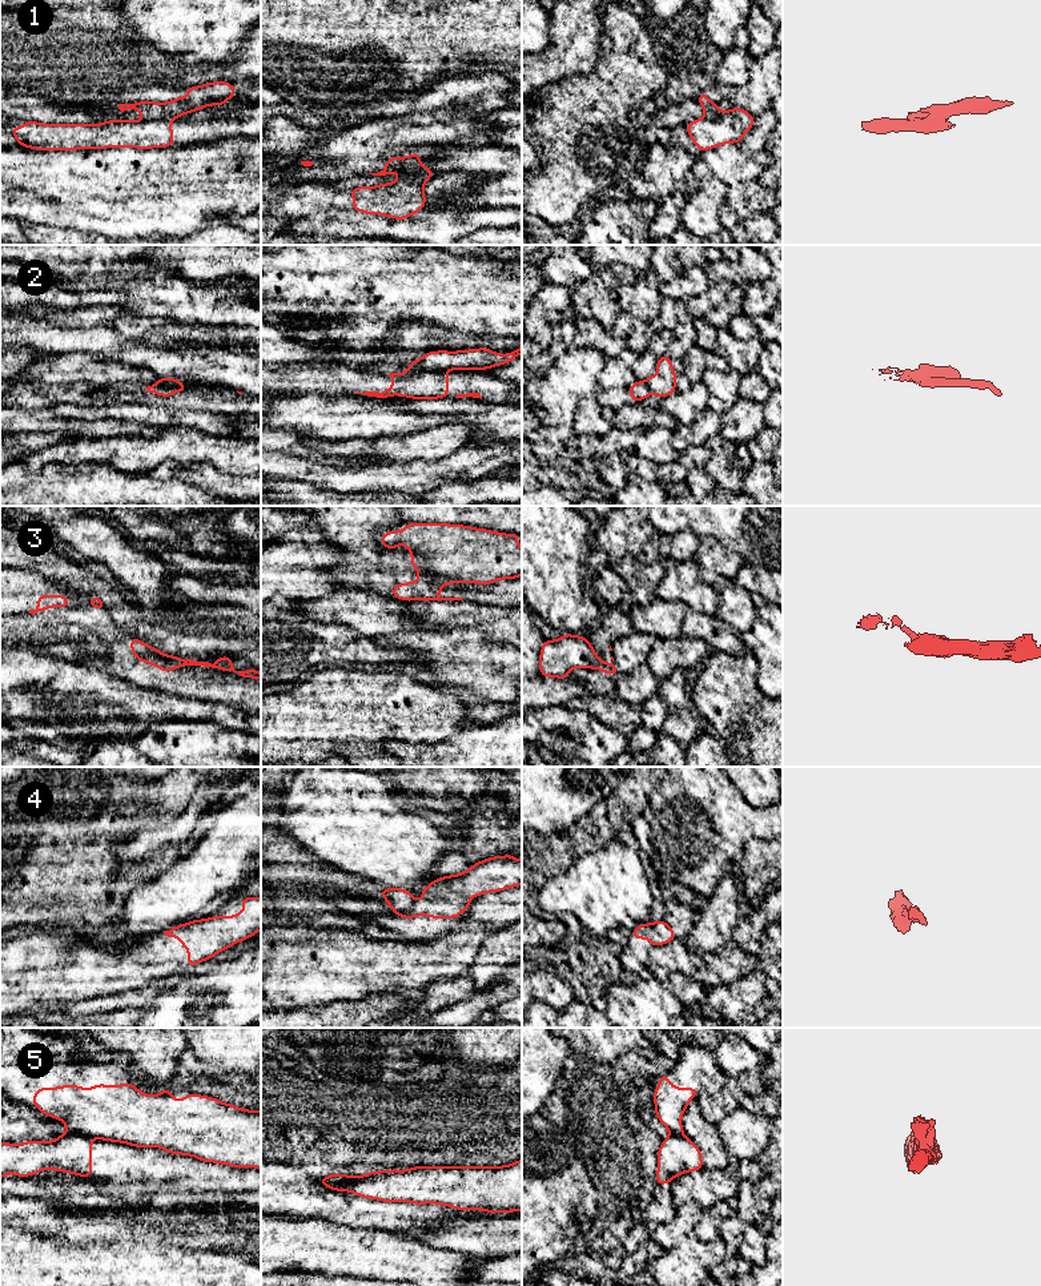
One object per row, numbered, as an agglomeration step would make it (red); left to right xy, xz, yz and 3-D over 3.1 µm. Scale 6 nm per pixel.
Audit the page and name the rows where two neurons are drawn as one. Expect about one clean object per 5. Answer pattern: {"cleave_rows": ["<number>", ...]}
{"cleave_rows": ["1", "2", "3", "5"]}

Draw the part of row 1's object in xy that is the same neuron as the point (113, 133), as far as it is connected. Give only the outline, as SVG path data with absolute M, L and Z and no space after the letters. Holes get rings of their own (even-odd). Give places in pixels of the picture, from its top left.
M172 118L158 120L108 120L100 124L43 124L25 121L20 128L9 128L17 138L17 145L37 150L76 150L105 148L166 148L176 145L173 140Z

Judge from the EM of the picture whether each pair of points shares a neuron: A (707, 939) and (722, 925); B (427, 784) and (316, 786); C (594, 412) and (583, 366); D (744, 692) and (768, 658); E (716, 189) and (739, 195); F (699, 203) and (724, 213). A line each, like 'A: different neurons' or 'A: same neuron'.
A: same neuron
B: different neurons
C: different neurons
D: different neurons
E: different neurons
F: different neurons

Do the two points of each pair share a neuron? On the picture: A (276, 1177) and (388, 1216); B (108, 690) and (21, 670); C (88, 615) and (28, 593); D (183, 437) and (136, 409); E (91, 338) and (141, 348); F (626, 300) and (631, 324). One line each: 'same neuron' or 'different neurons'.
A: same neuron
B: same neuron
C: same neuron
D: different neurons
E: same neuron
F: different neurons

